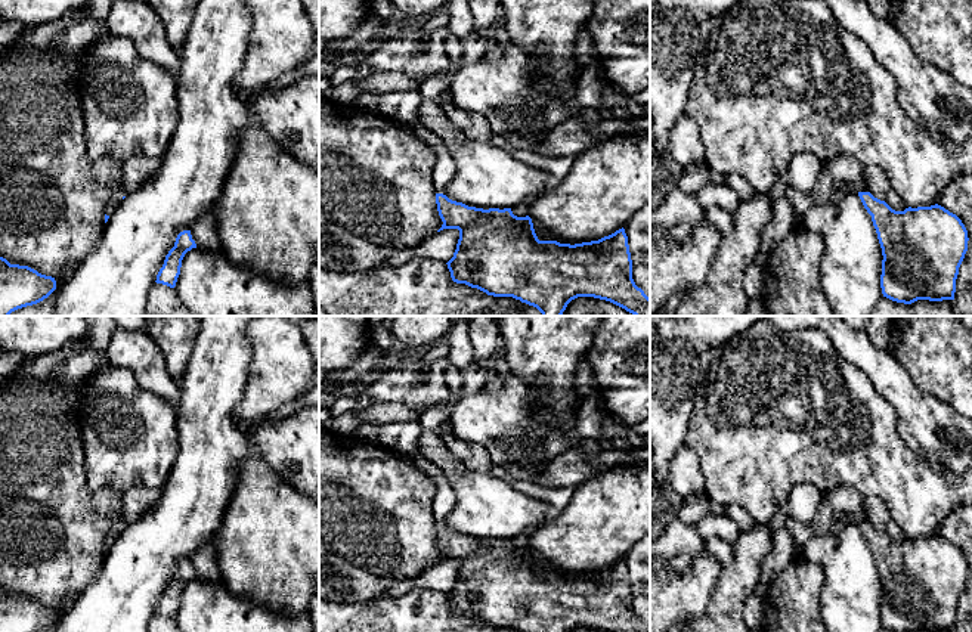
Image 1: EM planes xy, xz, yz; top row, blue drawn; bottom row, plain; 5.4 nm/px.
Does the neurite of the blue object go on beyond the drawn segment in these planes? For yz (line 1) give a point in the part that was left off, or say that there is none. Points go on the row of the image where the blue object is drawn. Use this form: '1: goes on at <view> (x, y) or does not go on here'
1: does not go on here

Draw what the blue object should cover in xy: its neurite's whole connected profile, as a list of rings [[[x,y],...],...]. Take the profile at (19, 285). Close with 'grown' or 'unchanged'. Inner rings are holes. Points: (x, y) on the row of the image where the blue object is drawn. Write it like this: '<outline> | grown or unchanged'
[[[0,257],[0,316],[9,316],[18,309],[37,304],[55,289],[55,278],[28,266],[10,264]]] | unchanged

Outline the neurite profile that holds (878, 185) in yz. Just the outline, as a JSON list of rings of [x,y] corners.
[[[866,165],[867,192],[875,198],[885,201],[889,190],[892,190],[885,173],[876,165]]]

